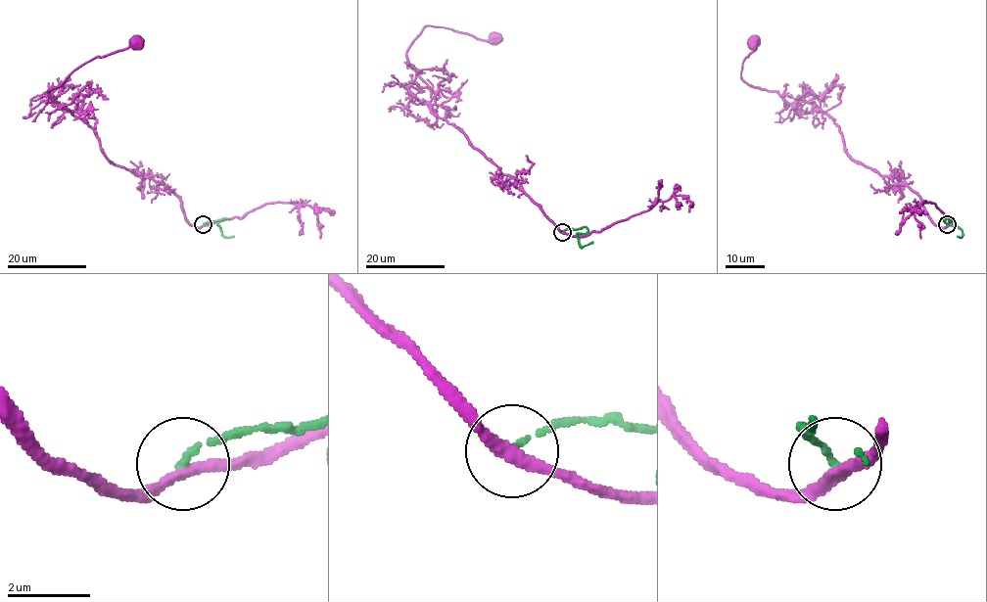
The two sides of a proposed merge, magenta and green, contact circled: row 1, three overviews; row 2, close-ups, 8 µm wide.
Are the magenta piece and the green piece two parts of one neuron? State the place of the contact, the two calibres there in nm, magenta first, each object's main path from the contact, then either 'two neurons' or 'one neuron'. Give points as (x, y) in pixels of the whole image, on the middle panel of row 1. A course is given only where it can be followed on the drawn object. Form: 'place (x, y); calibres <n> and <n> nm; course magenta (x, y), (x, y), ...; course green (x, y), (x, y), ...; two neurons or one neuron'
place (562, 232); calibres 280 and 130 nm; course magenta (562, 231), (516, 180), (432, 112), (431, 90), (407, 64), (408, 46), (428, 25), (480, 39), (501, 38); course green (562, 231), (585, 226), (587, 230), (585, 233), (576, 234), (579, 245), (582, 247), (592, 242); two neurons

